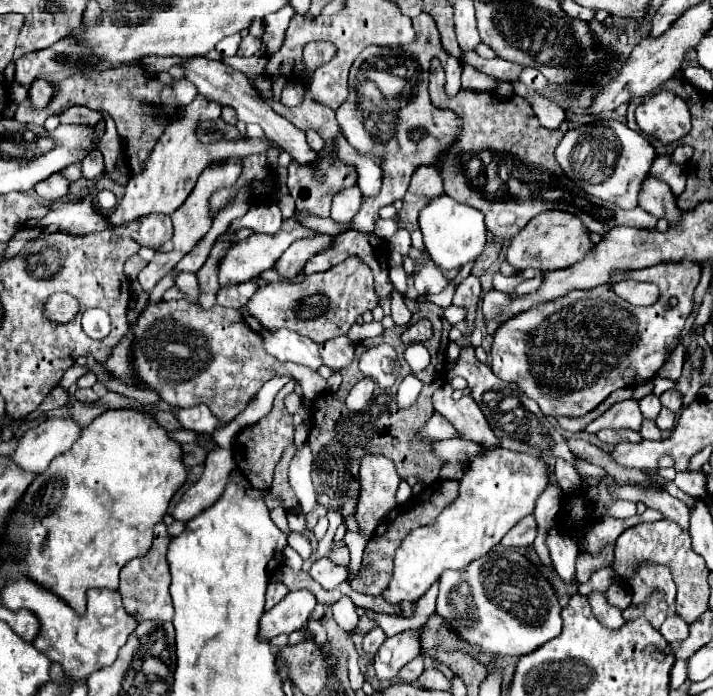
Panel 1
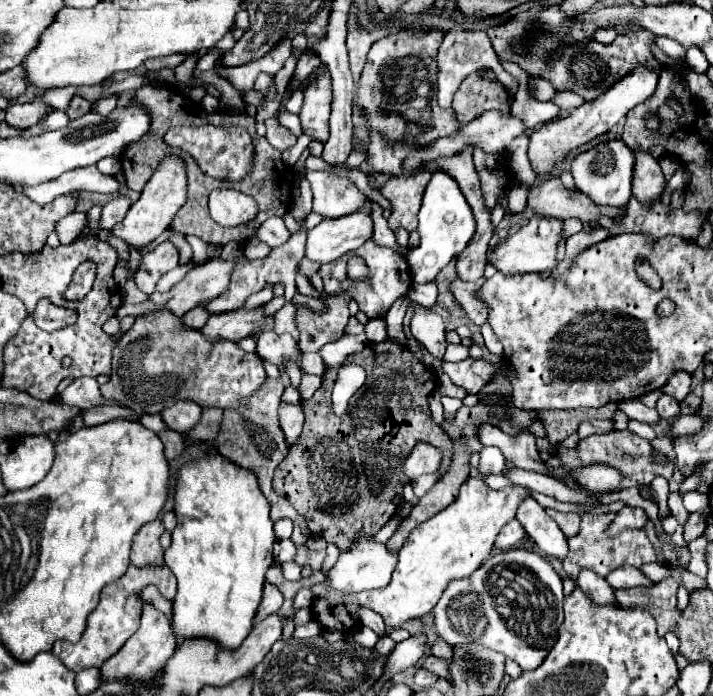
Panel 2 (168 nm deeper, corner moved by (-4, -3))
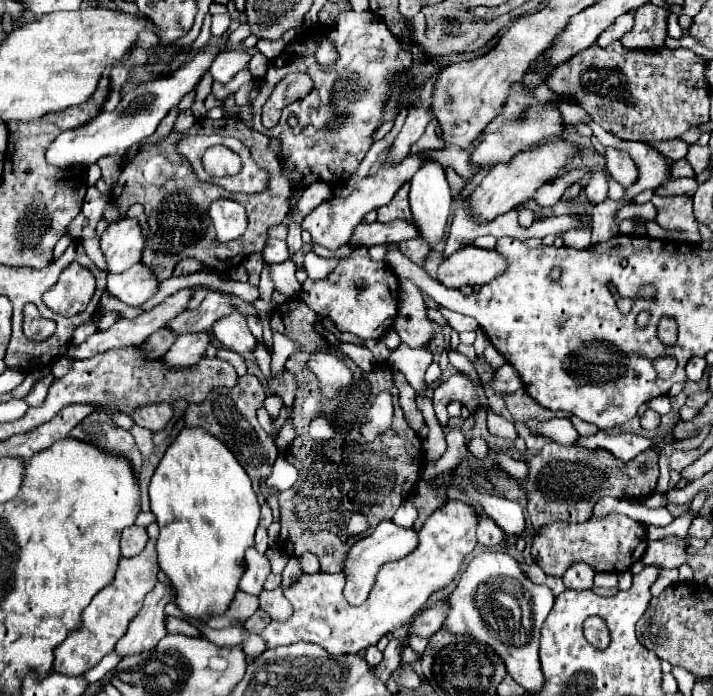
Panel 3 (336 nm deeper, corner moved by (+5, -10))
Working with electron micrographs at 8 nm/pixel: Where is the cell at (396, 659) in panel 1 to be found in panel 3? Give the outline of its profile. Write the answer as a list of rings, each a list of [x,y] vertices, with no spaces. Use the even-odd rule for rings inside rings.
[[[437,601],[435,605],[427,607],[423,613],[417,615],[417,619],[413,619],[411,627],[409,627],[409,635],[419,635],[429,639],[431,635],[435,635],[445,619],[445,601]]]

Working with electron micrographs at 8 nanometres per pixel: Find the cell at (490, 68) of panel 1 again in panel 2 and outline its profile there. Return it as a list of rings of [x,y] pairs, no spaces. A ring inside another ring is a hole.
[[[529,76],[528,82],[532,82],[534,84],[535,98],[542,102],[551,101],[556,93],[556,90],[544,78],[541,77],[532,78],[531,76]]]

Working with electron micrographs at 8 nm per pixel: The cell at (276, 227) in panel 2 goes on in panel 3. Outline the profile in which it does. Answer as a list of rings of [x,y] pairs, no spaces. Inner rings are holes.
[[[269,239],[261,255],[263,255],[265,263],[283,263],[283,261],[289,259],[287,243],[281,241],[281,239]]]

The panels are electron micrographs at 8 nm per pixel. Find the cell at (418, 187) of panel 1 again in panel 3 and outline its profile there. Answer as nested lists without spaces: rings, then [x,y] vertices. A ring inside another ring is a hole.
[[[405,183],[397,191],[397,195],[391,199],[391,203],[379,207],[377,215],[379,215],[377,221],[381,221],[381,223],[389,223],[393,219],[409,221],[409,215],[411,215],[411,211],[409,211],[409,183]]]

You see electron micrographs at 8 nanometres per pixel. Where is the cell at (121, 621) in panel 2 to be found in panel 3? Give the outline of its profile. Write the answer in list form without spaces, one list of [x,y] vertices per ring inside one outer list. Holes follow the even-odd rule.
[[[149,539],[141,555],[119,561],[115,579],[93,597],[93,601],[81,615],[79,629],[71,631],[65,643],[55,647],[53,669],[65,675],[83,675],[85,671],[95,667],[105,655],[109,655],[115,649],[115,643],[125,635],[129,619],[133,619],[133,615],[141,609],[145,595],[155,587],[157,573],[159,565],[157,565],[156,540]]]

